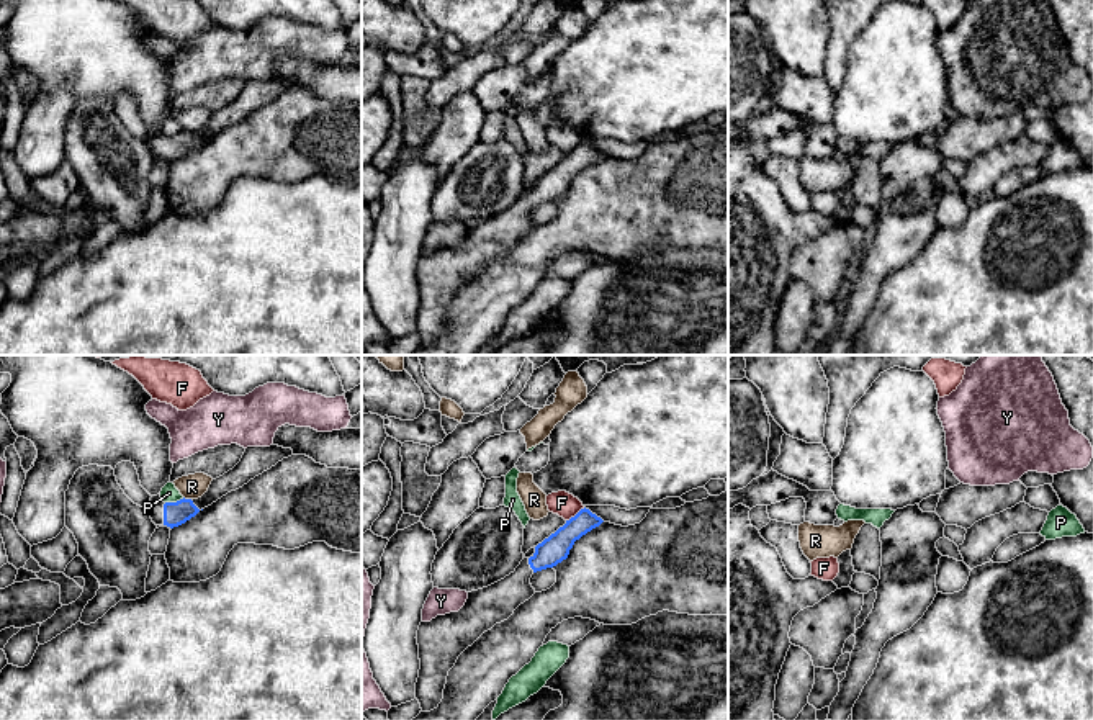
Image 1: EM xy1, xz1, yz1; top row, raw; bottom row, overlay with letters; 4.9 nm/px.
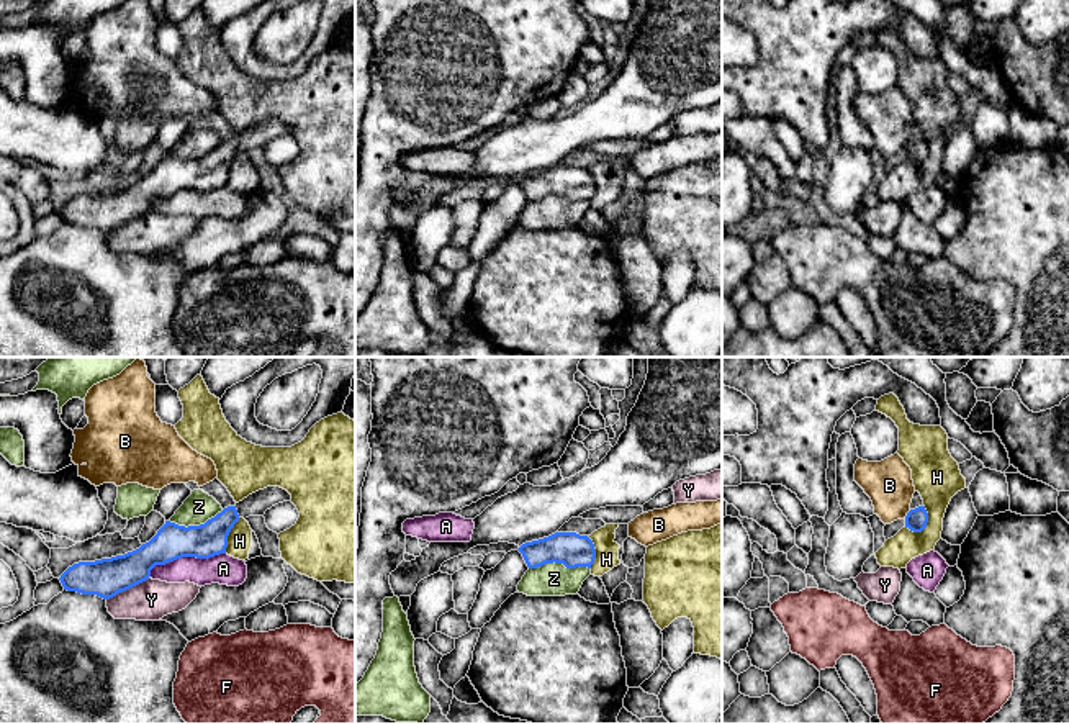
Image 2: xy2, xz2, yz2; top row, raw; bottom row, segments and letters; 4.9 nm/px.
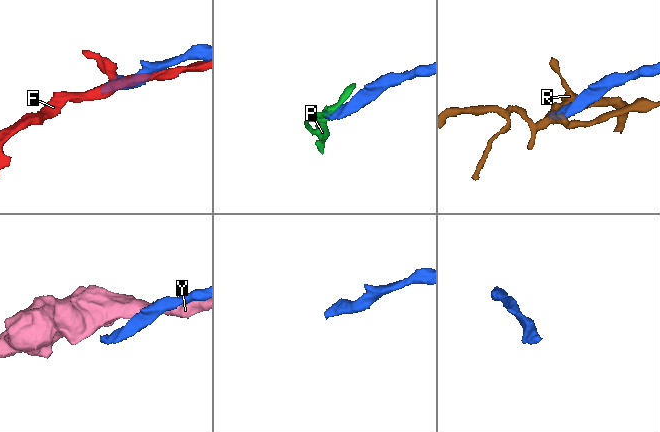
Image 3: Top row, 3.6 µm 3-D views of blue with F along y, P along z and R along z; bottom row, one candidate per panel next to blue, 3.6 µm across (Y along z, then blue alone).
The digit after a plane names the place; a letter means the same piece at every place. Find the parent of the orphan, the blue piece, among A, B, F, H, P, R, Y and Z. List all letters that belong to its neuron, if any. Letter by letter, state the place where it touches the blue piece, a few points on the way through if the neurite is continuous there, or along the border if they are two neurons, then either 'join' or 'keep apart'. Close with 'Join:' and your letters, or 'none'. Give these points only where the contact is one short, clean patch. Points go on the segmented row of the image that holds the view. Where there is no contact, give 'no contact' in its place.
A: meets blue in xy2 at (184, 556); keep apart
B: meets blue in yz2 at (907, 515); border along yz2 (911, 510), (904, 518); keep apart
F: meets blue in xz1 at (576, 514); keep apart
H: meets blue in yz2 at (927, 521); border along yz2 (924, 505), (927, 524), (914, 533); keep apart
P: meets blue in xy1 at (174, 503); border along xy1 (184, 498), (166, 503); keep apart
R: meets blue in xy1 at (187, 499); border along xy1 (184, 496), (190, 499); keep apart
Y: meets blue in xy2 at (128, 588); keep apart
Z: meets blue in xz2 at (559, 562); border along xz2 (590, 567), (565, 567), (545, 562), (529, 569); keep apart
Join: none

